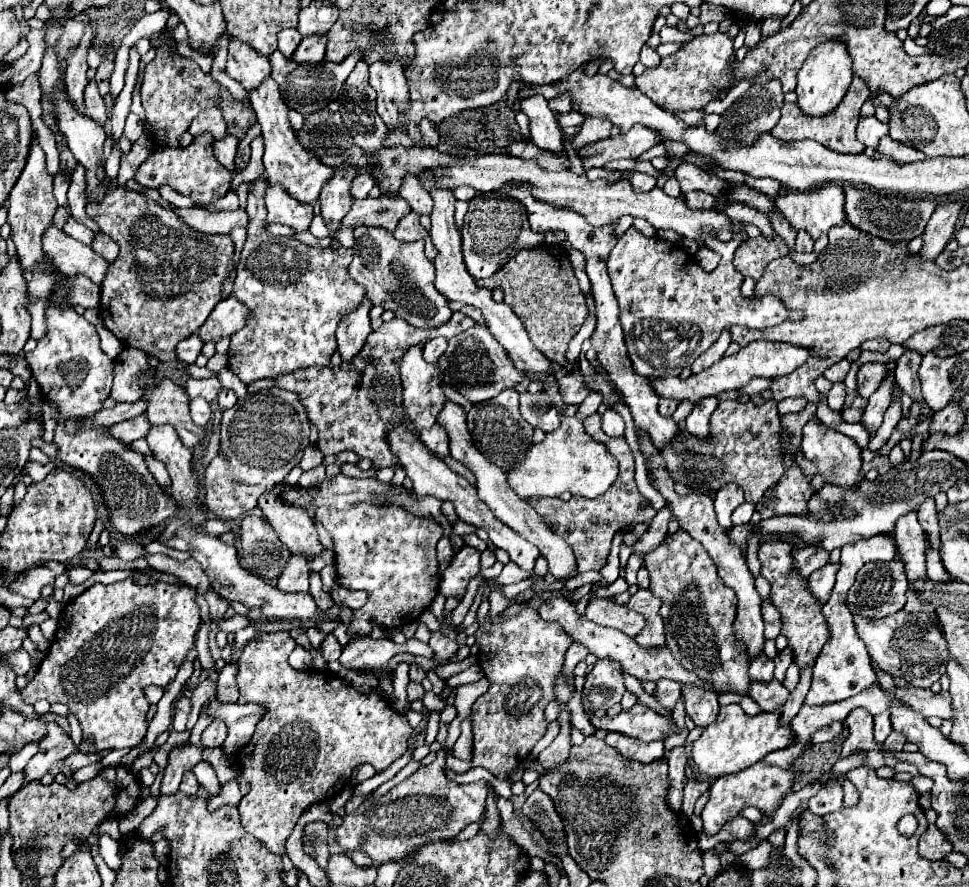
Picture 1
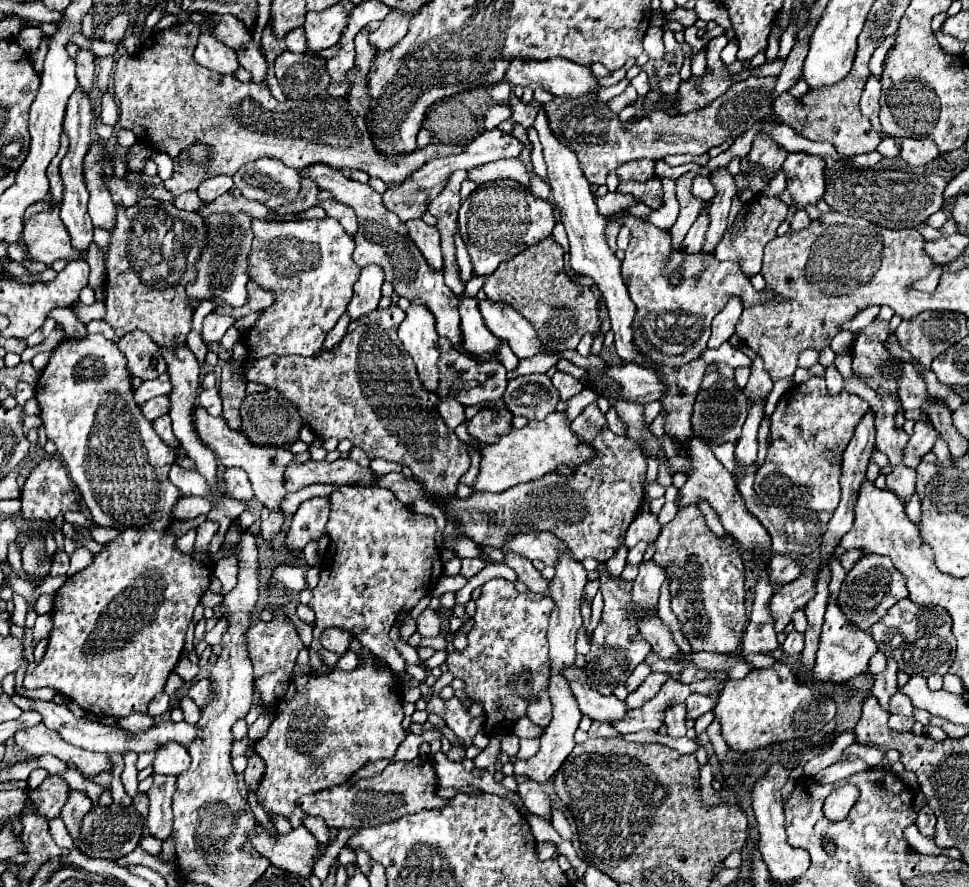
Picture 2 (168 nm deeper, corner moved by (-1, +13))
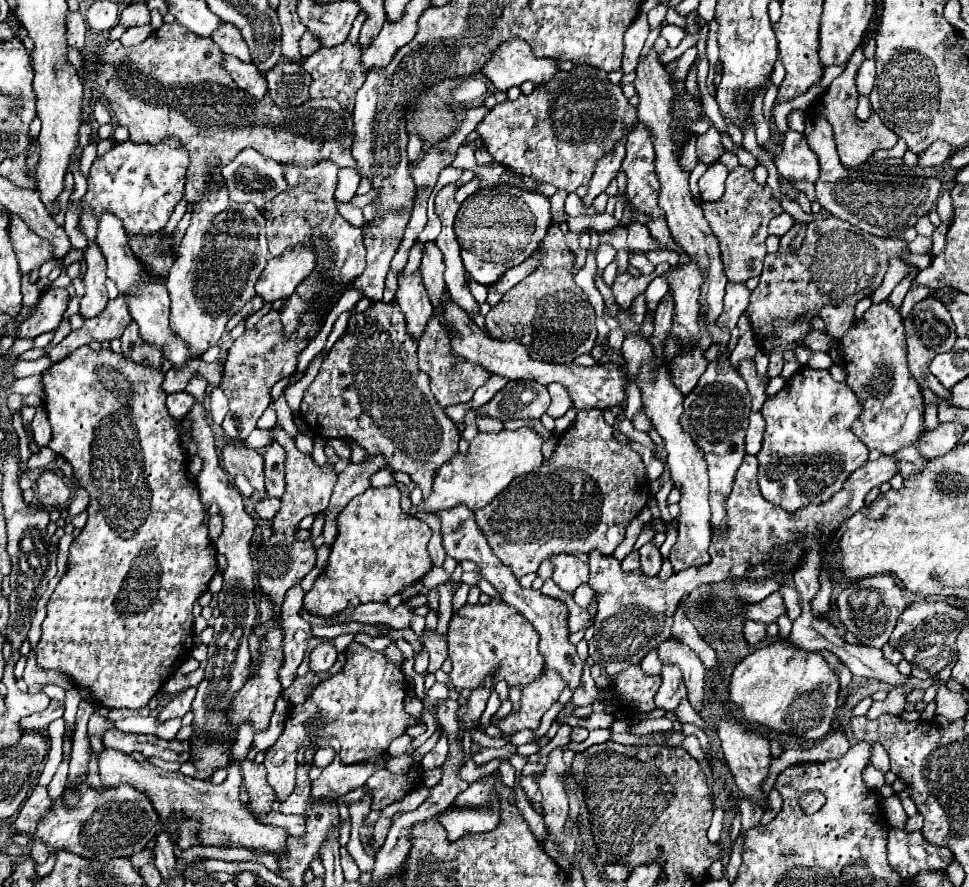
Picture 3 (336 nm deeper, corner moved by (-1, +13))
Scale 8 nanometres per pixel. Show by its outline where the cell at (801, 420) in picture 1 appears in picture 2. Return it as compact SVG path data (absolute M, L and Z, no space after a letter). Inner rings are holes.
M818 376L792 386L782 394L772 414L772 444L764 464L756 472L756 494L774 506L834 512L840 502L840 458L854 428L868 410L868 402L846 390L832 396L824 378Z

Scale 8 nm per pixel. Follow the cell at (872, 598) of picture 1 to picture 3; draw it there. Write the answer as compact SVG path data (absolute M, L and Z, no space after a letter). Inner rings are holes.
M890 574L866 576L866 578L850 582L840 592L836 602L838 602L838 610L840 610L840 622L846 626L846 630L852 632L862 644L872 646L872 648L882 648L888 642L898 616L908 606L906 598L904 598L904 590L896 582L896 578Z

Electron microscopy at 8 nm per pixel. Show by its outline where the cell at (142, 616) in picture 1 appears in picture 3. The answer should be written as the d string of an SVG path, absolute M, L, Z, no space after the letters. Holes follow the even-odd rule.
M80 346L70 356L52 364L42 374L44 408L48 412L48 420L52 426L52 438L48 442L48 448L62 454L70 462L74 480L78 482L80 488L84 488L88 492L90 504L86 510L88 522L82 528L80 536L74 538L74 542L70 546L68 570L48 600L48 614L46 614L46 620L42 622L42 636L38 642L36 658L38 658L38 668L58 670L58 672L66 674L76 688L86 690L92 696L92 700L94 700L92 704L96 708L102 706L102 708L136 708L138 710L138 708L144 708L152 696L158 694L162 684L180 668L182 662L186 662L190 658L190 652L194 648L192 606L198 600L198 596L208 590L212 576L218 572L216 548L214 548L214 542L208 538L206 524L202 524L202 520L206 516L204 506L196 494L196 484L186 480L188 478L186 476L188 474L186 472L188 458L180 448L180 436L176 430L178 420L170 418L168 410L164 410L166 394L160 390L162 378L164 376L160 370L152 370L148 366L138 366L130 358L124 358L122 354L116 354L110 348L108 350L102 348L102 350L94 352L90 346Z

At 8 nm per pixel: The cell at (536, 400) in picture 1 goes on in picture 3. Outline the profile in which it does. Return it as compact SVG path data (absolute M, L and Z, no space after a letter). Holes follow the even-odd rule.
M508 382L496 396L476 414L488 412L498 420L508 418L540 418L550 406L548 388L540 382Z

